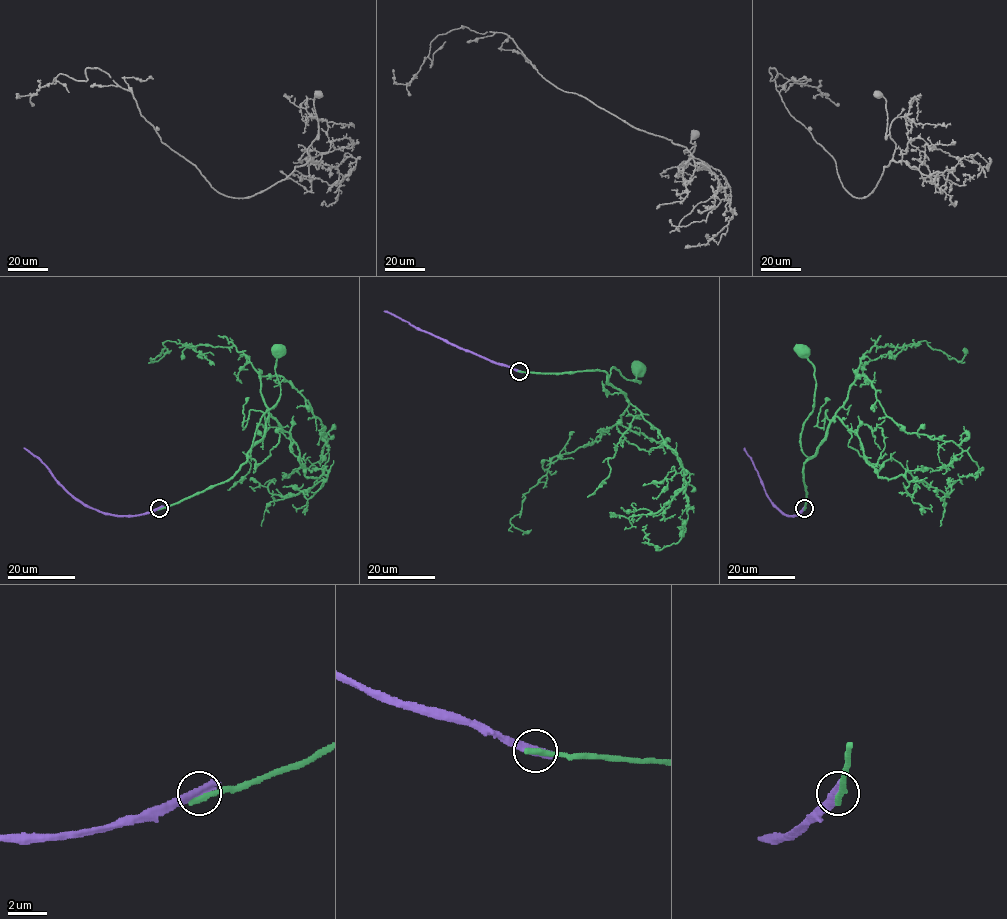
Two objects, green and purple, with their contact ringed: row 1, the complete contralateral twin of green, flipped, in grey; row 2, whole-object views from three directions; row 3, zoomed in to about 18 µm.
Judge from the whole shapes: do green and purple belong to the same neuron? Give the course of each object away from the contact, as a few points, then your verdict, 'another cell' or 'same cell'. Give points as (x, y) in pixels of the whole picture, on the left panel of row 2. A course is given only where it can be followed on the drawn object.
course green (160, 508), (227, 481), (249, 457), (260, 419), (280, 396), (275, 366), (276, 359), (283, 353), (280, 350); course purple (160, 508), (138, 515), (115, 515), (88, 507), (77, 501), (23, 447); another cell

